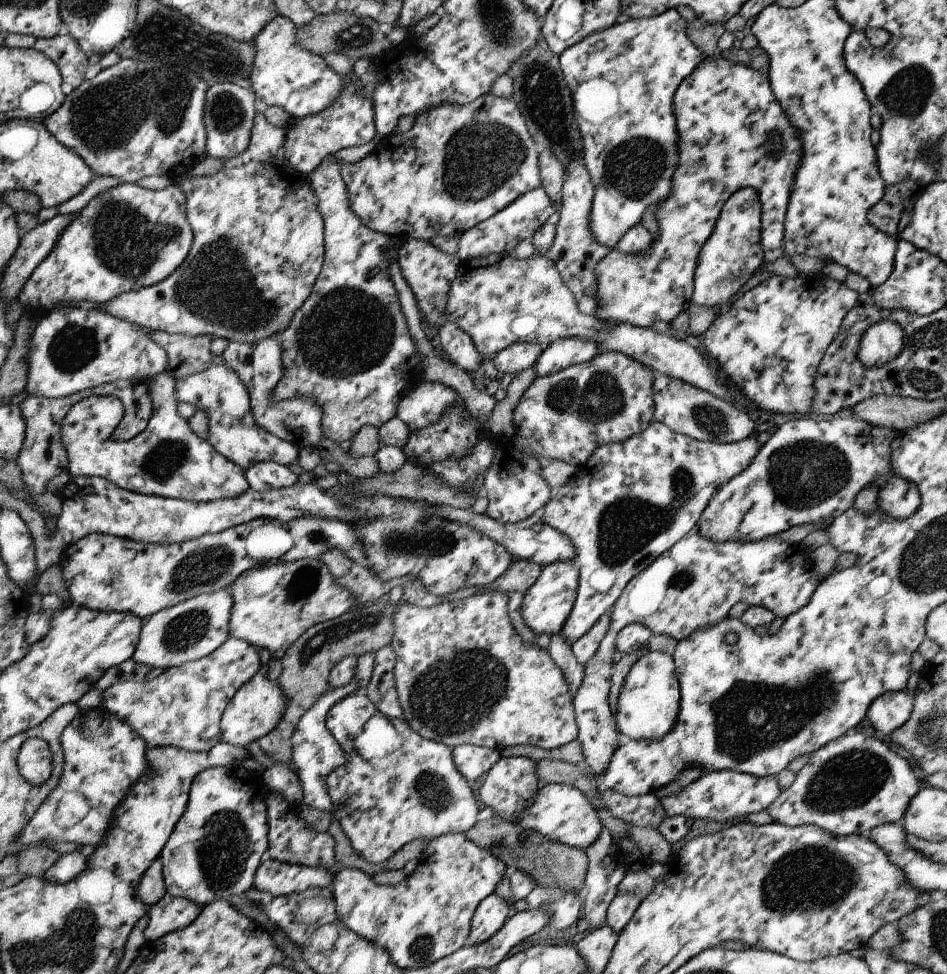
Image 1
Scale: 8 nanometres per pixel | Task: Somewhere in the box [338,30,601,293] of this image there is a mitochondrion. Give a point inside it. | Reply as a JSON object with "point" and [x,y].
{"point":[479,160]}

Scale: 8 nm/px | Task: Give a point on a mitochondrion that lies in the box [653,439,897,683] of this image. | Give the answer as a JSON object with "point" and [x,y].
{"point":[682,578]}

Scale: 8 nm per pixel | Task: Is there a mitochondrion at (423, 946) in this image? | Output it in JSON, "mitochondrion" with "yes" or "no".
{"mitochondrion":"yes"}

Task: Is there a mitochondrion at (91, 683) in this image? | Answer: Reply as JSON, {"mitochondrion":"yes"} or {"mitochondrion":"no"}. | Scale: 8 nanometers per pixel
{"mitochondrion":"no"}

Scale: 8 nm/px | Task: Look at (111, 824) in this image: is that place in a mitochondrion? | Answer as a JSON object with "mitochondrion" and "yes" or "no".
{"mitochondrion":"no"}

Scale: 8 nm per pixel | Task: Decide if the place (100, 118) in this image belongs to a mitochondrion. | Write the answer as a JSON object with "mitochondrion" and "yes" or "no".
{"mitochondrion":"yes"}

